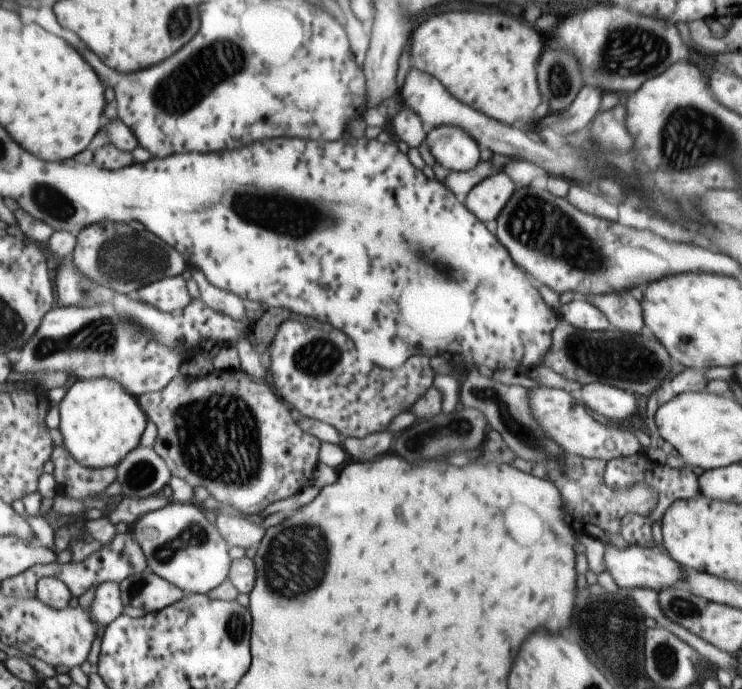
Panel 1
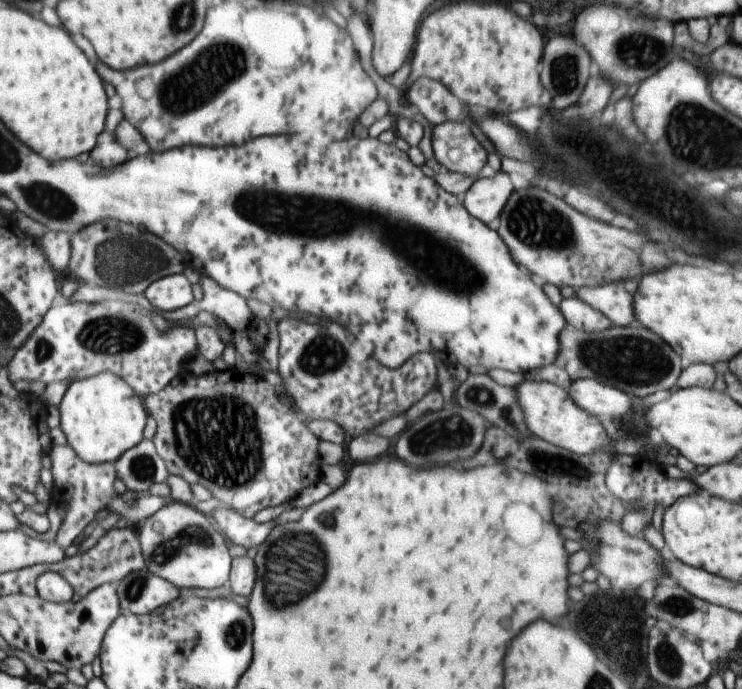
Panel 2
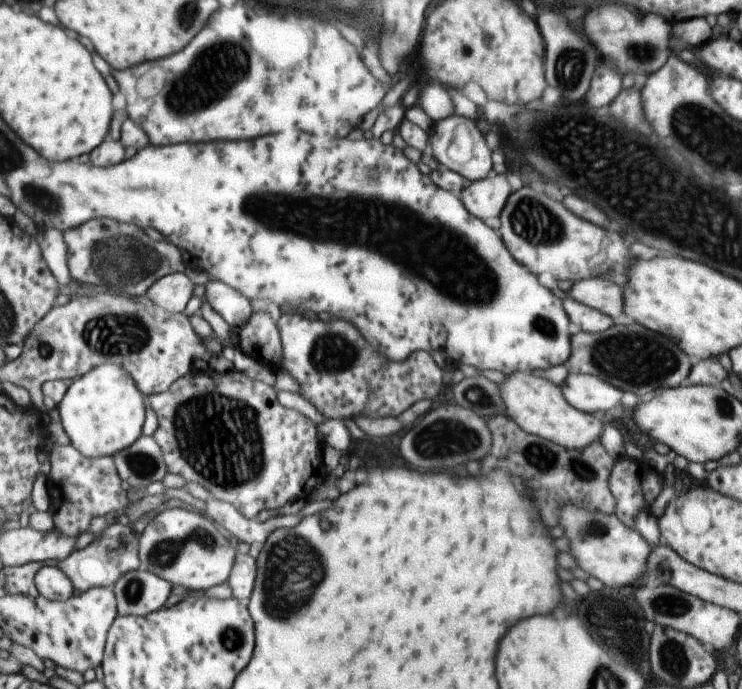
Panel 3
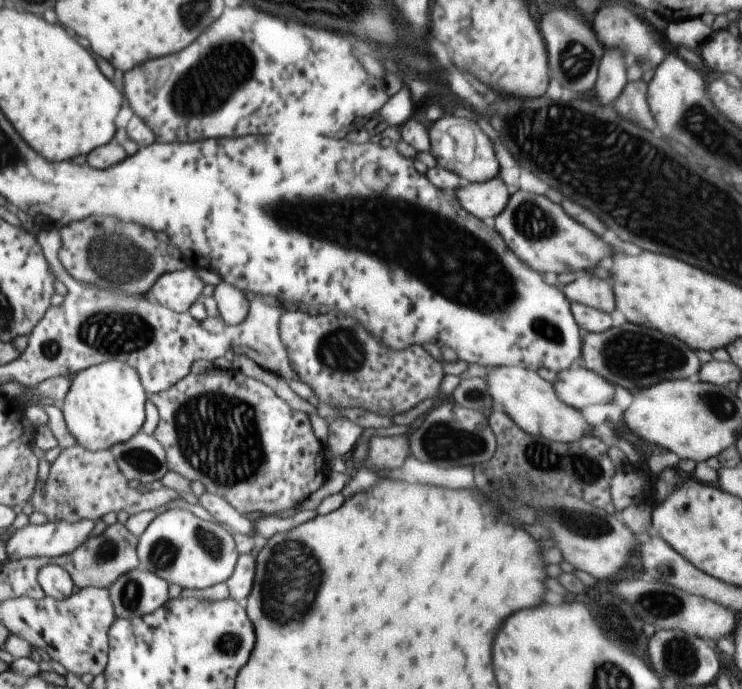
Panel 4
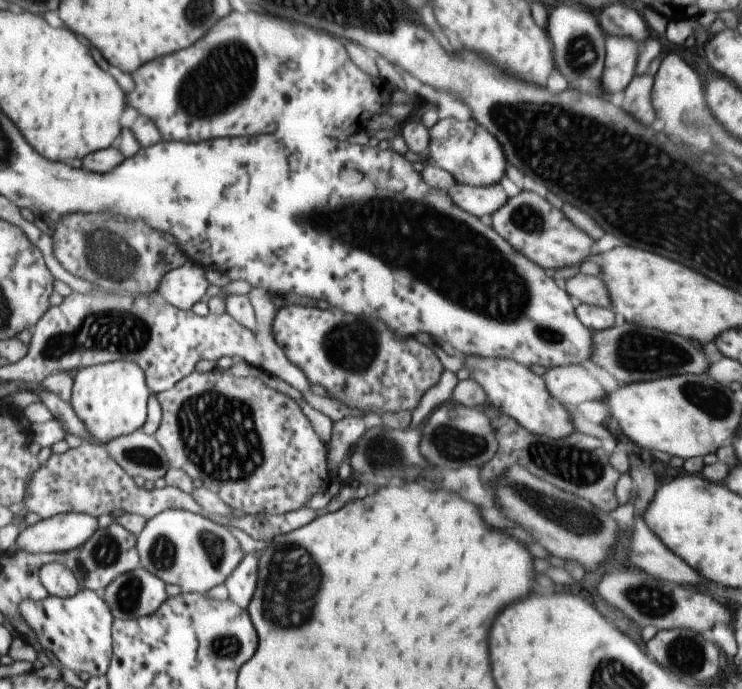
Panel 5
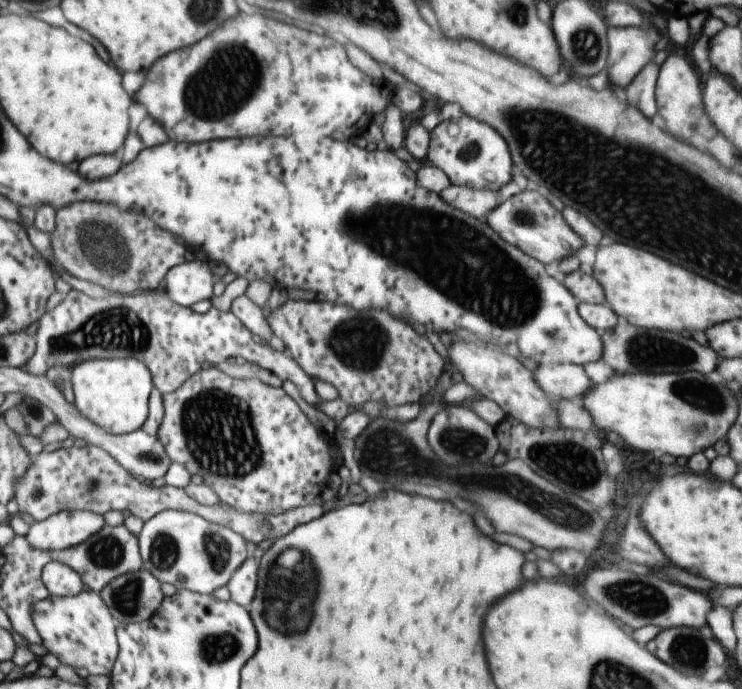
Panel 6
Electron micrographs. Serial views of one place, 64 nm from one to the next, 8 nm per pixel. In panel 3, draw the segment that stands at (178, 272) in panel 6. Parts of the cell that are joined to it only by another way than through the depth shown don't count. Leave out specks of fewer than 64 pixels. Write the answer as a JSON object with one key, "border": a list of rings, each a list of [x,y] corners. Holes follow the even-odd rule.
{"border":[[[183,273],[164,276],[154,283],[144,298],[172,313],[185,312],[195,296],[195,282]]]}

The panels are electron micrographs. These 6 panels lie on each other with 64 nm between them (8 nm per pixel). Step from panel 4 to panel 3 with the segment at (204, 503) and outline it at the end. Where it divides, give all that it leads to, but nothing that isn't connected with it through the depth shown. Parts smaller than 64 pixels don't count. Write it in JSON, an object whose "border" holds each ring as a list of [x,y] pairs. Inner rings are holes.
{"border":[[[209,496],[204,502],[207,518],[218,523],[225,530],[225,534],[229,534],[233,540],[246,543],[249,546],[253,542],[263,544],[273,529],[293,527],[301,520],[301,517],[296,514],[275,516],[263,522],[257,522],[257,520],[245,518],[225,501]]]}

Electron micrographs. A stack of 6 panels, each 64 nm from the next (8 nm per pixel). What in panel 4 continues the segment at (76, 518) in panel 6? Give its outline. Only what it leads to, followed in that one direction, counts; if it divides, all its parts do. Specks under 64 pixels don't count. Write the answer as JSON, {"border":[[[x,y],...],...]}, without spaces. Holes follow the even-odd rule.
{"border":[[[66,520],[47,521],[45,524],[28,524],[16,529],[4,545],[4,552],[9,560],[25,560],[25,558],[55,558],[67,556],[75,552],[82,544],[87,542],[91,536],[95,524],[91,520],[77,520],[69,522]]]}

